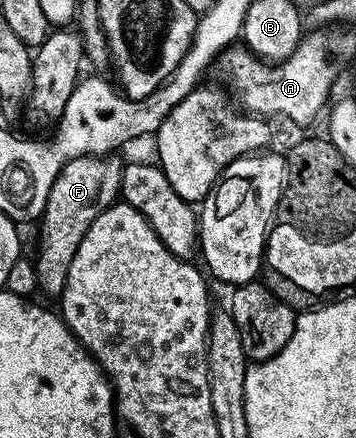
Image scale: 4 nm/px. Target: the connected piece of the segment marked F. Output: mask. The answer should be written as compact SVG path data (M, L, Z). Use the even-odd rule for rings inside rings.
M116 154L84 155L75 157L71 162L65 163L63 169L55 177L45 202L45 211L40 217L41 244L37 247L35 266L37 271L37 285L40 294L60 296L67 281L67 269L71 265L71 257L75 257L75 249L79 249L79 241L83 241L85 234L91 229L91 221L95 217L105 214L105 210L118 202L121 193L122 160L117 160Z

